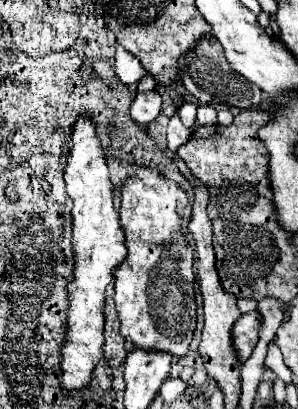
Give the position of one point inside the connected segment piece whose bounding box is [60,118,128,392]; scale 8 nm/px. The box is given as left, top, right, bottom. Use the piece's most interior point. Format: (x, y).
(97, 240)

